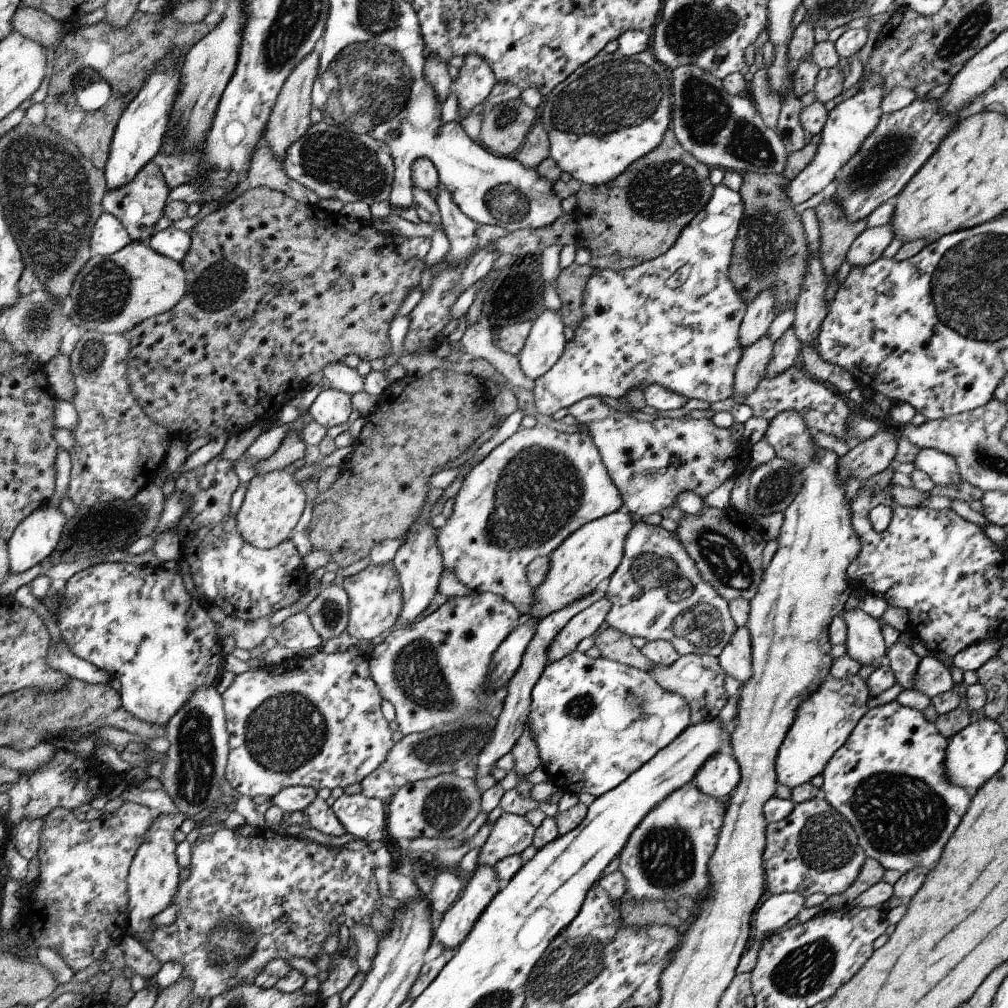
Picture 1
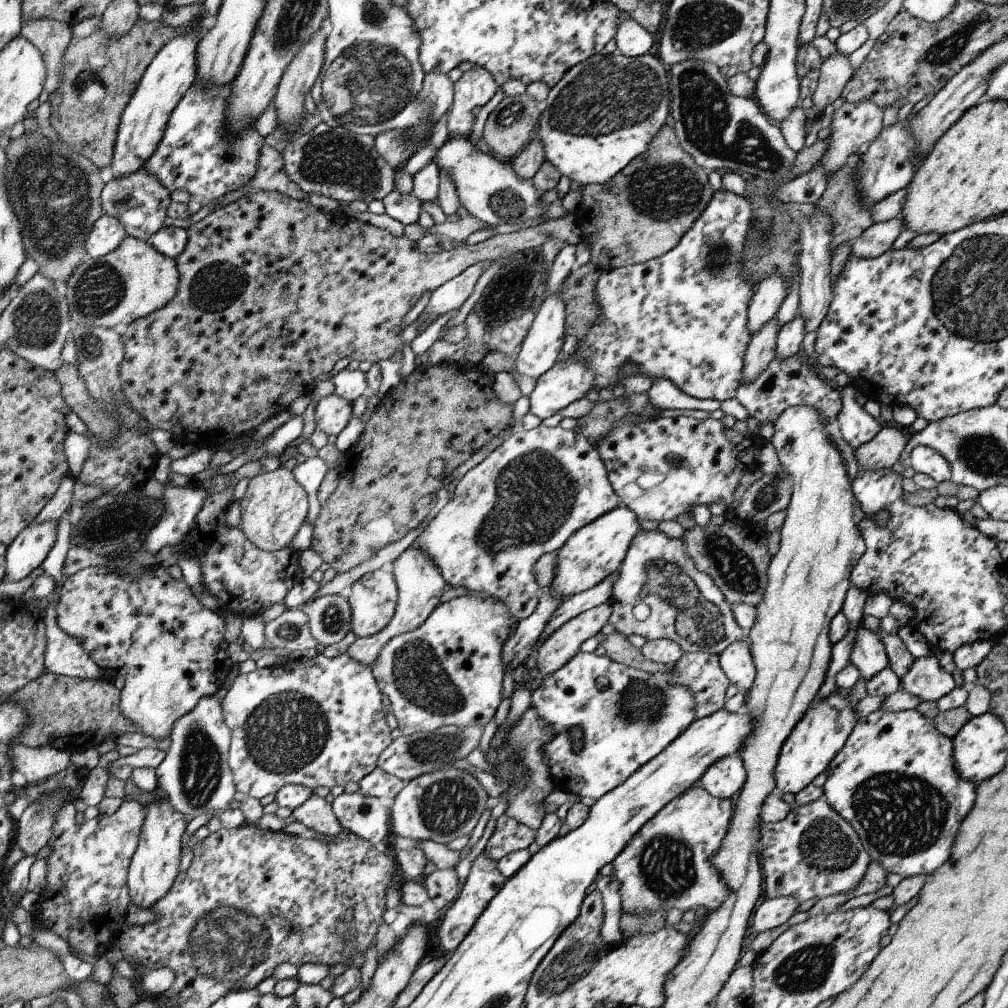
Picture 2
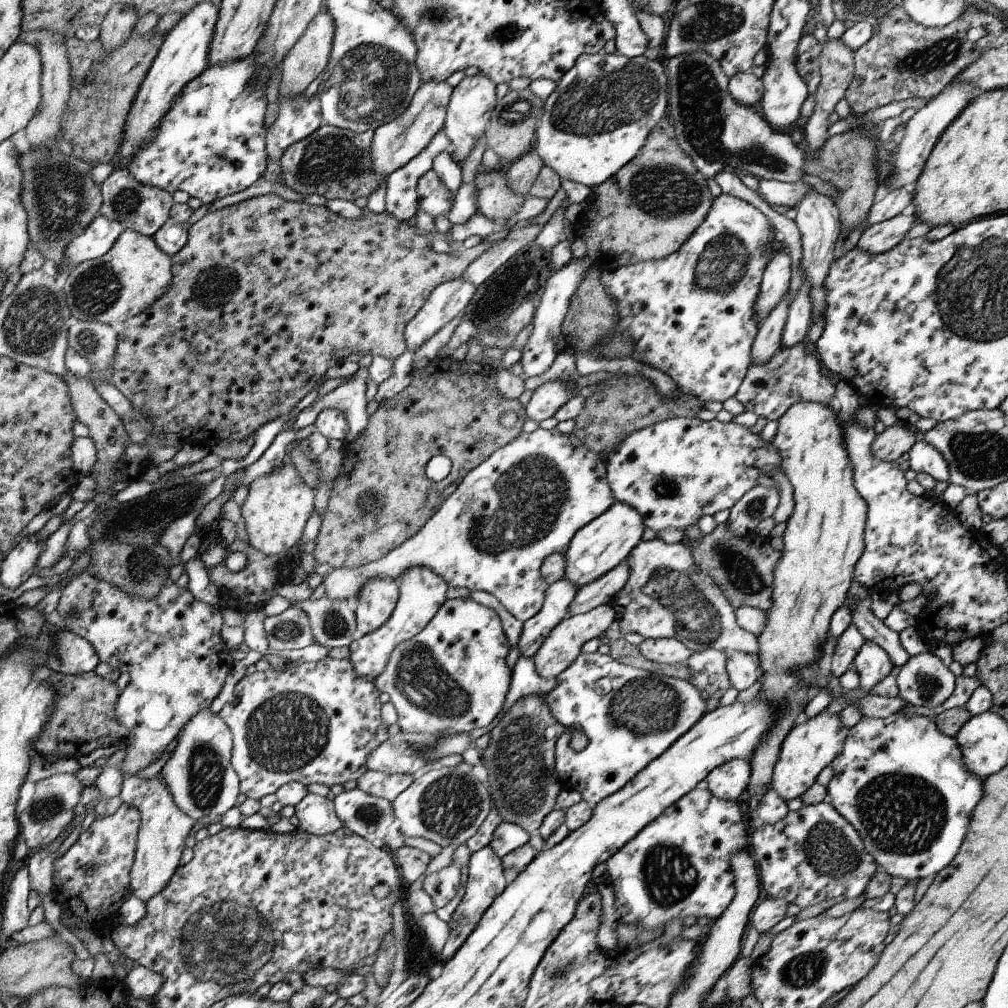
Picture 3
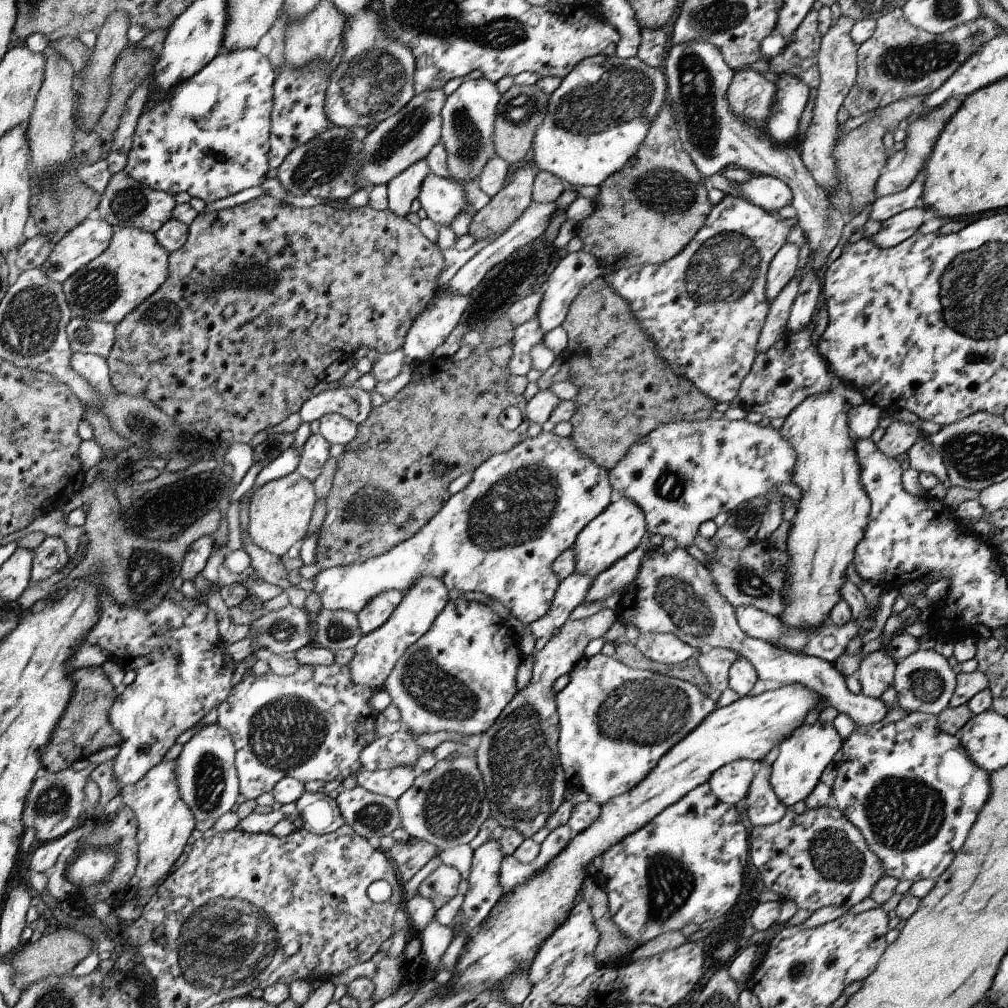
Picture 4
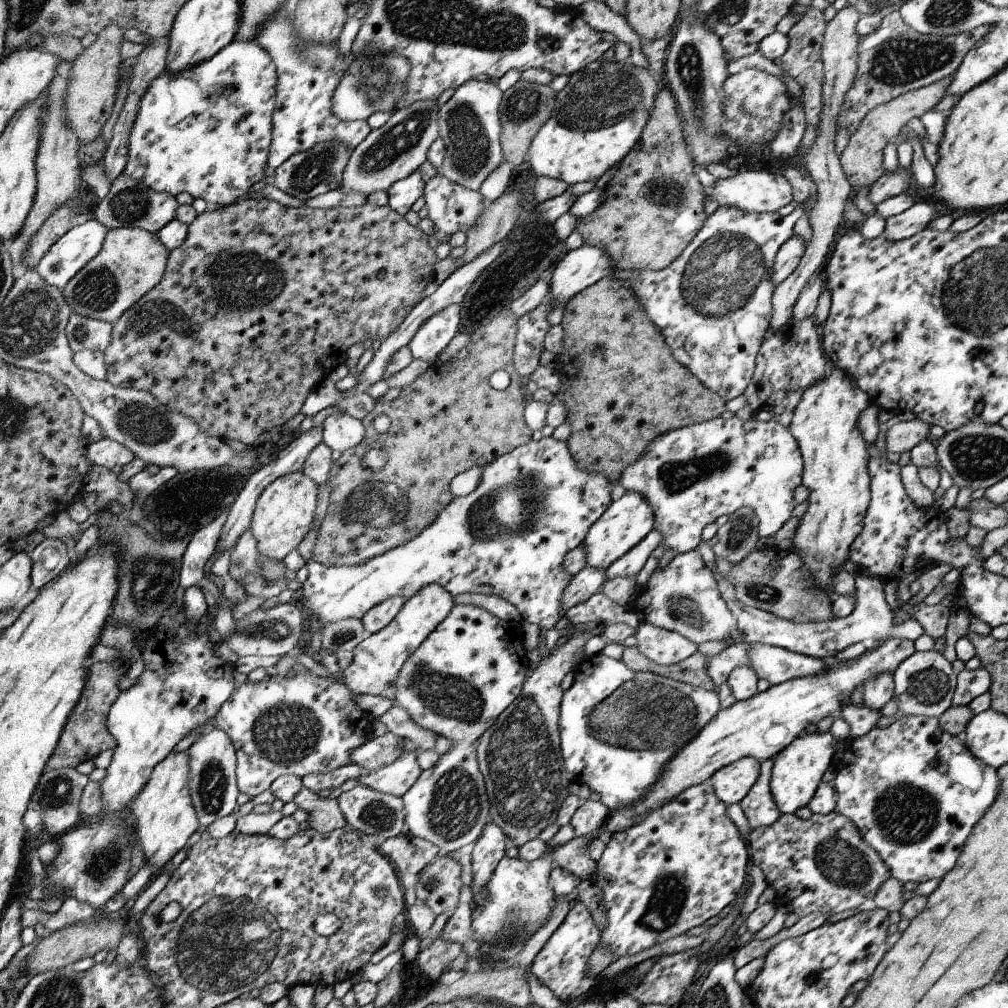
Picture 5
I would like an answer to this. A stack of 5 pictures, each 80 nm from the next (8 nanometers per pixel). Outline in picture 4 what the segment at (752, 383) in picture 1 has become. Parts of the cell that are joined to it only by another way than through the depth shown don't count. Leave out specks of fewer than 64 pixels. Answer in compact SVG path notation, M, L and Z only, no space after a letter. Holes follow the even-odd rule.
M796 272L769 306L768 318L758 338L757 353L766 352L770 346L774 346L774 342L778 342L778 338L784 336L784 332L787 332L790 310L799 290L800 277Z

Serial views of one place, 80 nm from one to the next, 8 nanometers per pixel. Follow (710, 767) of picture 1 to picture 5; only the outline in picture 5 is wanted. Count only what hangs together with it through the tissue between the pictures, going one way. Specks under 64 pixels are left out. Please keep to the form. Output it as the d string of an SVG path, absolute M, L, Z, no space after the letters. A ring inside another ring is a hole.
M744 757L714 773L713 789L719 800L728 807L740 802L760 777L760 767L755 758Z

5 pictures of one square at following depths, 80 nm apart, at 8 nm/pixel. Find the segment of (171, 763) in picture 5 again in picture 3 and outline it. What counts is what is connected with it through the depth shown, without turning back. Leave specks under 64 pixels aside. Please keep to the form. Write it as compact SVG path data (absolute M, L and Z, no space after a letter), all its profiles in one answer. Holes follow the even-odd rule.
M160 772L151 779L142 779L138 776L123 778L119 796L130 806L142 806L142 838L137 838L138 862L133 864L134 874L130 874L130 887L134 886L133 896L146 903L156 894L162 893L162 890L169 886L170 878L177 873L184 842L194 826L194 820L174 802L168 784Z

